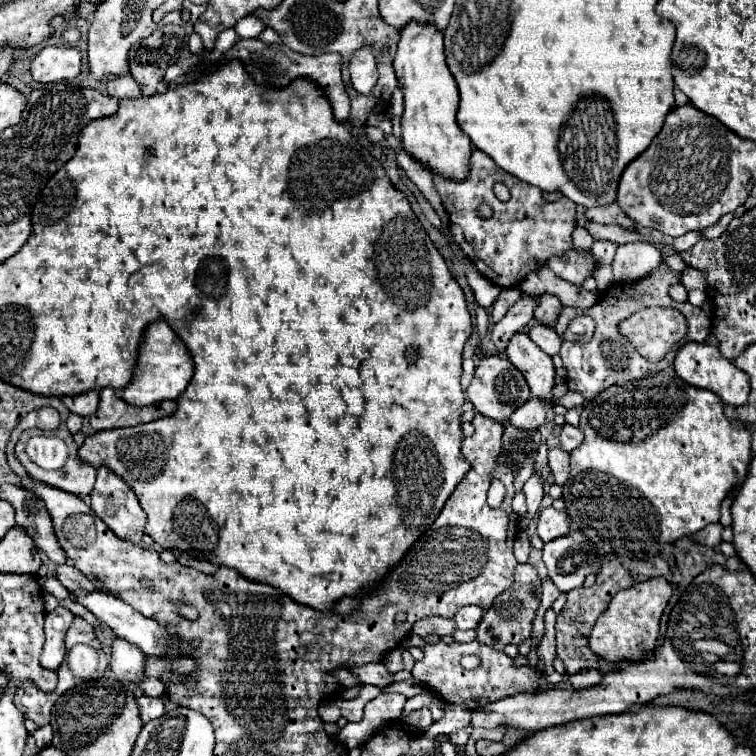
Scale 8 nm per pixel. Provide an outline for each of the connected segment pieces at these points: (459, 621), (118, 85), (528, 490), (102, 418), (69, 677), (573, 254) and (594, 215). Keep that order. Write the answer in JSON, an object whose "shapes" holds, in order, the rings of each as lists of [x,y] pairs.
{"shapes":[[[[463,606],[453,616],[453,622],[455,622],[457,630],[471,630],[471,628],[477,626],[481,616],[483,616],[483,608],[479,608],[479,606]]],[[[125,74],[125,76],[117,76],[117,78],[107,80],[107,94],[115,96],[119,100],[121,98],[139,98],[141,90],[139,90],[139,84],[133,80],[133,76]]],[[[535,472],[535,474],[527,480],[527,484],[523,486],[523,494],[525,494],[525,498],[527,498],[527,514],[525,514],[525,518],[527,518],[527,522],[529,522],[529,518],[539,512],[541,500],[543,500],[543,496],[545,496],[545,480],[541,478],[541,474]]],[[[103,388],[99,408],[97,408],[95,414],[91,414],[89,422],[91,422],[93,430],[137,426],[137,424],[145,424],[145,422],[165,418],[165,416],[173,414],[175,408],[177,408],[175,400],[163,400],[163,402],[143,406],[143,408],[131,406],[125,400],[121,400],[113,388]]],[[[63,662],[63,664],[59,666],[59,696],[61,696],[65,690],[73,688],[77,682],[79,682],[79,678],[75,678],[75,676],[71,674],[71,670],[67,668],[67,662]]],[[[571,250],[571,252],[567,252],[567,256],[557,256],[557,258],[547,260],[547,266],[559,278],[563,278],[575,286],[581,286],[599,268],[599,262],[591,252]]],[[[613,202],[613,204],[605,204],[605,206],[593,206],[587,210],[587,218],[601,222],[601,224],[621,224],[625,228],[635,228],[635,222],[631,218],[627,218],[627,214]]]]}

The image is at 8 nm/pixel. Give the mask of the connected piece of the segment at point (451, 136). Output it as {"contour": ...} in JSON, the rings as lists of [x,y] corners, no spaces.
{"contour":[[[417,20],[407,22],[399,30],[393,70],[397,74],[399,88],[405,94],[401,134],[405,150],[439,174],[447,174],[453,180],[465,178],[467,160],[471,156],[471,140],[457,126],[455,116],[459,108],[459,88],[445,62],[443,32],[435,24],[423,24]]]}

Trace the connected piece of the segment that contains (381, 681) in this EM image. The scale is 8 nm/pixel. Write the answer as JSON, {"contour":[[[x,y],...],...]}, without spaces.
{"contour":[[[369,662],[369,664],[363,664],[363,666],[351,666],[349,670],[353,672],[353,676],[361,684],[375,684],[379,688],[391,684],[391,674],[387,672],[383,662]]]}

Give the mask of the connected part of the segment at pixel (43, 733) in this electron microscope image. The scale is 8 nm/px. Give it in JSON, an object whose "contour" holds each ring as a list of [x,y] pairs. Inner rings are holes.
{"contour":[[[50,724],[43,726],[43,728],[38,728],[32,733],[35,738],[36,743],[40,749],[43,749],[51,744],[53,731]]]}

